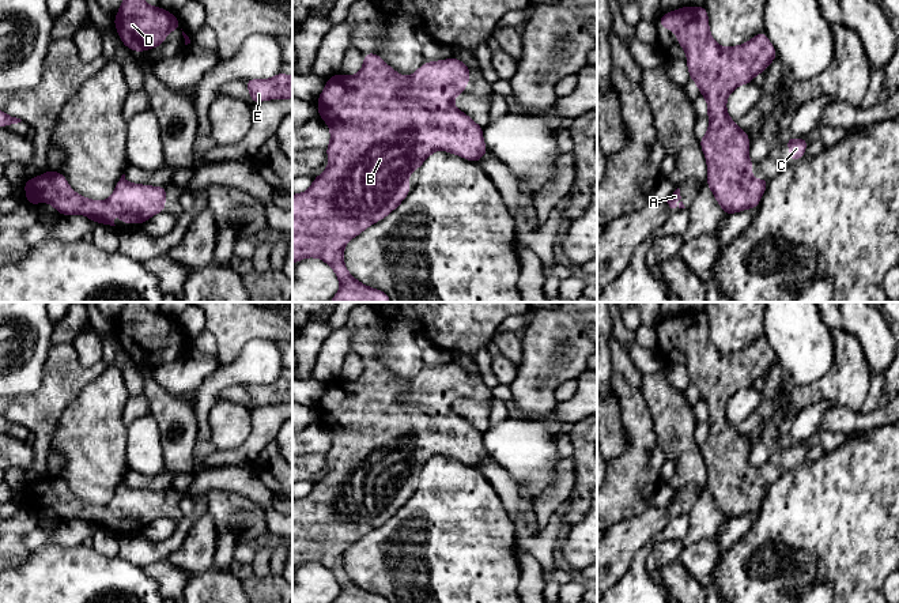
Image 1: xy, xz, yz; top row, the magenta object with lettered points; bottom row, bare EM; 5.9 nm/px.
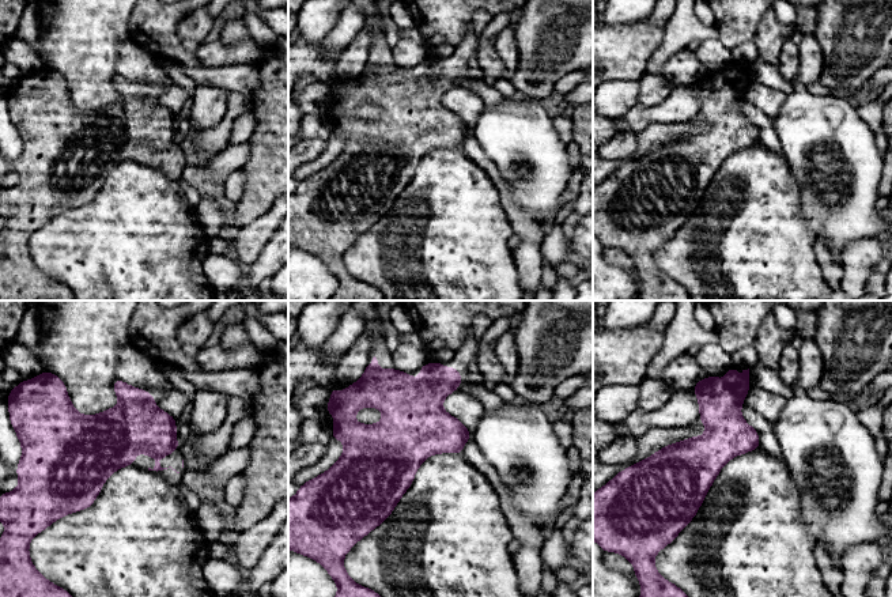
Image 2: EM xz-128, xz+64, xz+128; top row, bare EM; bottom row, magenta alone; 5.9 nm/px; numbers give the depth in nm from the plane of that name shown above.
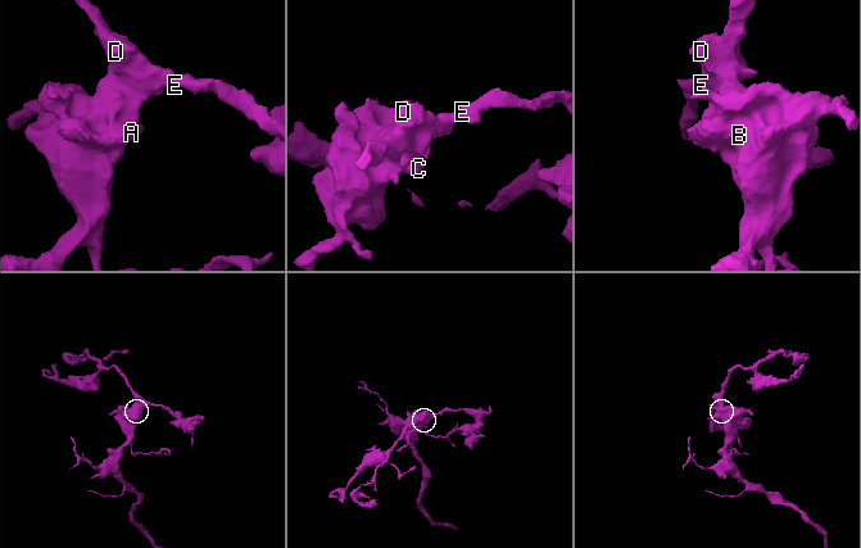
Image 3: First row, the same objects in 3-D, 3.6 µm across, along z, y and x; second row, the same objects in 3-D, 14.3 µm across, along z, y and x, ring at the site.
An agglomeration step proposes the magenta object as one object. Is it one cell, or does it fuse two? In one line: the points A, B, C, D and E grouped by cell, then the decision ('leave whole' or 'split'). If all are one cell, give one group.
A B C D E; leave whole

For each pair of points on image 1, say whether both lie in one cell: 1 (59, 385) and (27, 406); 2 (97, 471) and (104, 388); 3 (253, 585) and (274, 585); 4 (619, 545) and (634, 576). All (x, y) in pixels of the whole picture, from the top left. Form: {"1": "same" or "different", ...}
{"1": "same", "2": "same", "3": "same", "4": "different"}

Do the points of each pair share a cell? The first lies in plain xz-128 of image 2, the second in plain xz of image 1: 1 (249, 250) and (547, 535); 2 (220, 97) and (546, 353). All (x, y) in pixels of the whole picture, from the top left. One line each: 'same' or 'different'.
1: different
2: same

